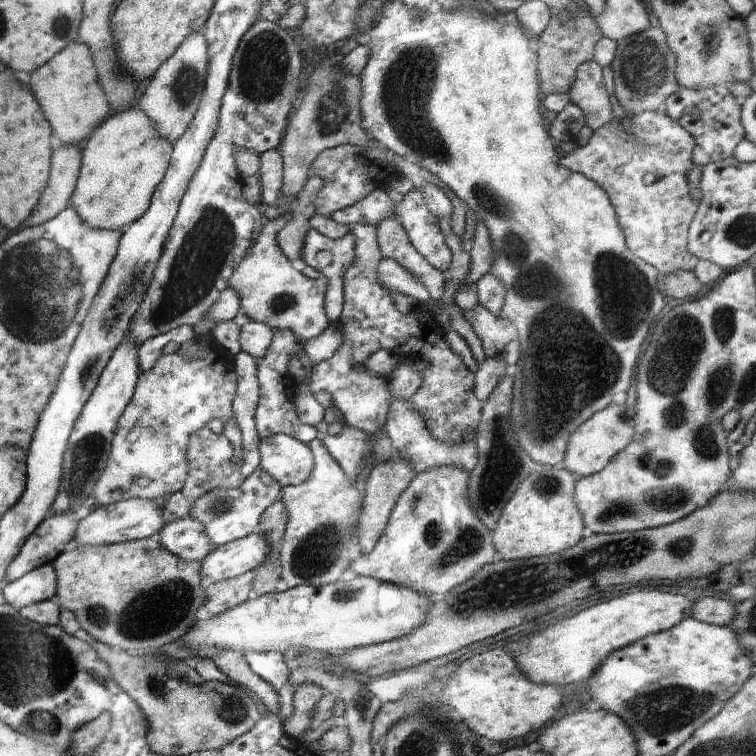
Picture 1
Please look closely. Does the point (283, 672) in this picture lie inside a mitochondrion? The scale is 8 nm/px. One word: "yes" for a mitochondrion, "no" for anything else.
no

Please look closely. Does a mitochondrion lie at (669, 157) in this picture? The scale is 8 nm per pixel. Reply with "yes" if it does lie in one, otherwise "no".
no

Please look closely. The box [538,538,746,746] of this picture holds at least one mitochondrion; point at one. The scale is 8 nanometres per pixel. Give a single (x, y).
(657, 713)

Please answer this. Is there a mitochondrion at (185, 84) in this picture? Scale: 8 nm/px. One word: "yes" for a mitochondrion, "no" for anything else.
yes

